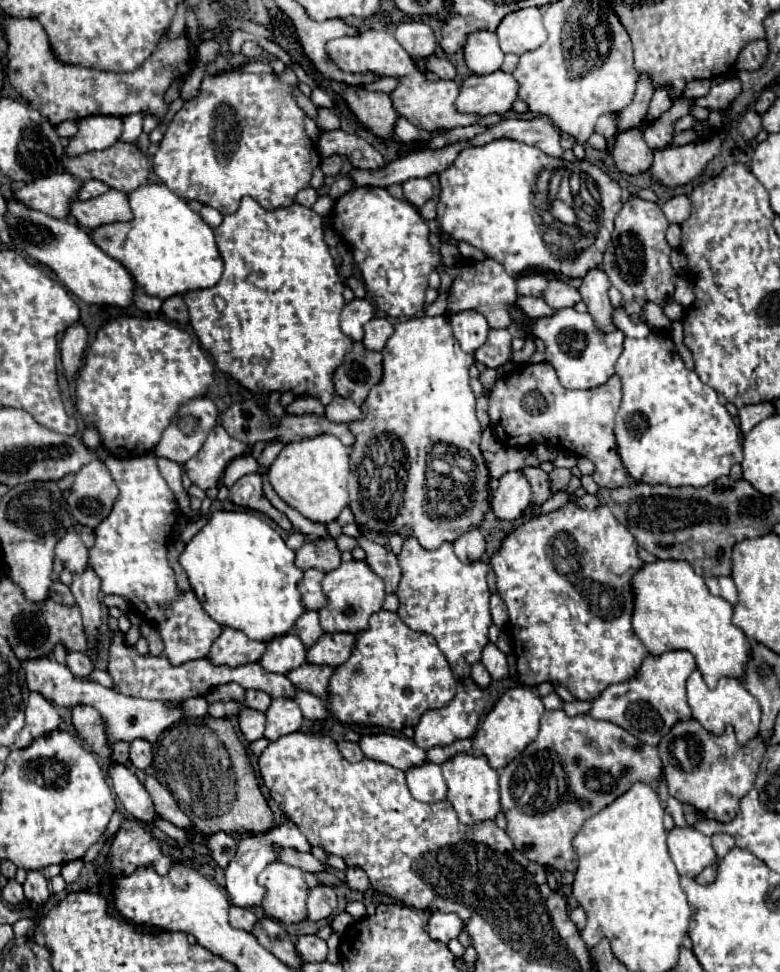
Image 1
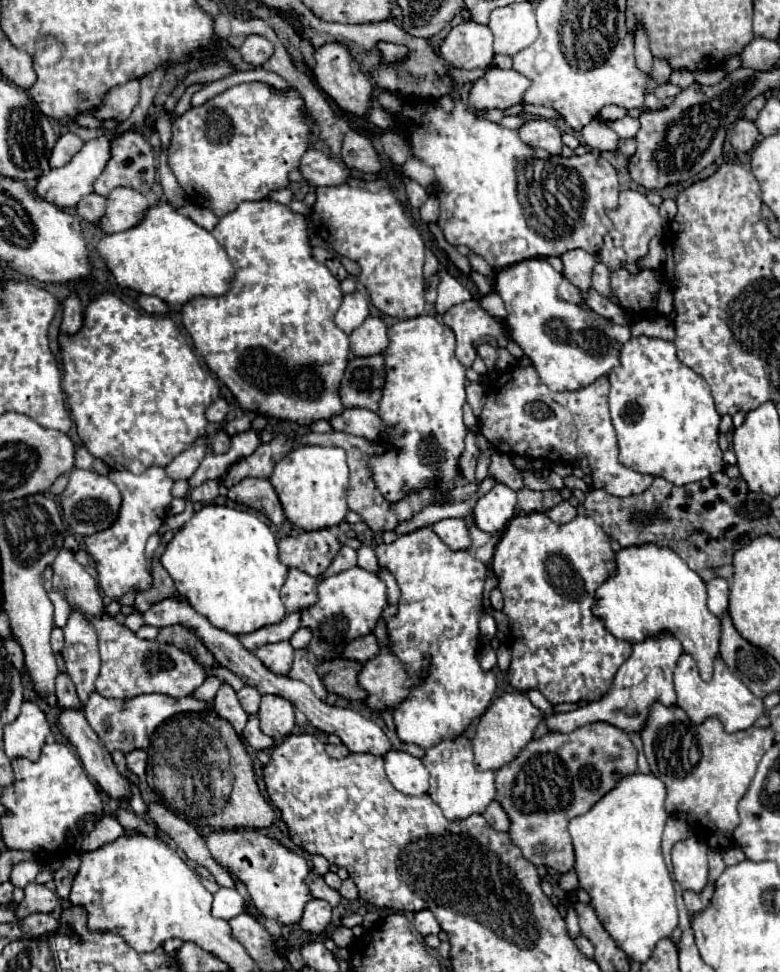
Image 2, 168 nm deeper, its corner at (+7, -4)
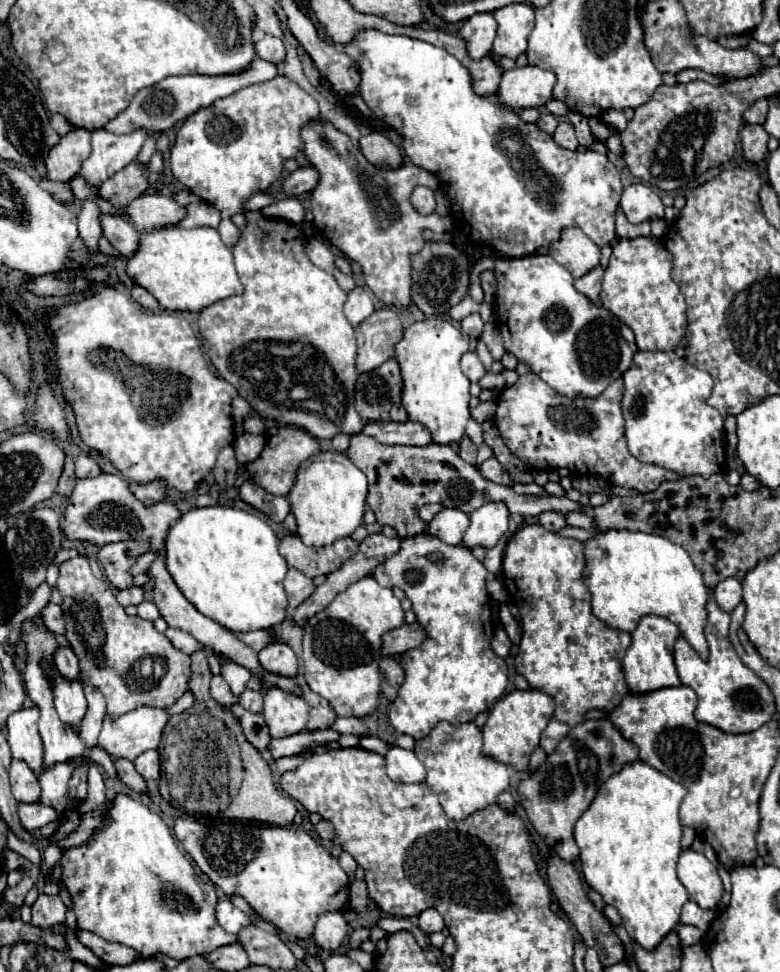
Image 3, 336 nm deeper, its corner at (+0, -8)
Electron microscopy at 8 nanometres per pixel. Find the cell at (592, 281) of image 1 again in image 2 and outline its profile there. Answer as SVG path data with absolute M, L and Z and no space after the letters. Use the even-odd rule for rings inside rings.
M574 249L564 253L560 259L564 263L564 277L586 293L592 287L592 269L596 265L596 257L582 249Z

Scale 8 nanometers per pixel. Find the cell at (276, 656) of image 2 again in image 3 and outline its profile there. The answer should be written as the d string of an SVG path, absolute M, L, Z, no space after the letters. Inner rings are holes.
M269 643L259 651L259 663L273 675L295 677L297 675L297 657L293 649L285 643Z

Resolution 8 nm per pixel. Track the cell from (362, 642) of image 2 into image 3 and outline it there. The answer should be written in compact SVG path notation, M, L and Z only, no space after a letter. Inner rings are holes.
M413 623L413 625L403 625L399 629L393 629L385 635L383 639L383 655L399 655L399 653L405 653L409 649L415 649L419 647L427 637L427 631L419 625L419 623Z

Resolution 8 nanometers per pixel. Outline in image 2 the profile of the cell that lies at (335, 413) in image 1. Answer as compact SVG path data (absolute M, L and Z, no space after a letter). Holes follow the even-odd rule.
M344 409L340 415L330 419L330 425L334 431L344 431L368 441L376 441L382 431L382 421L378 415L366 409Z

